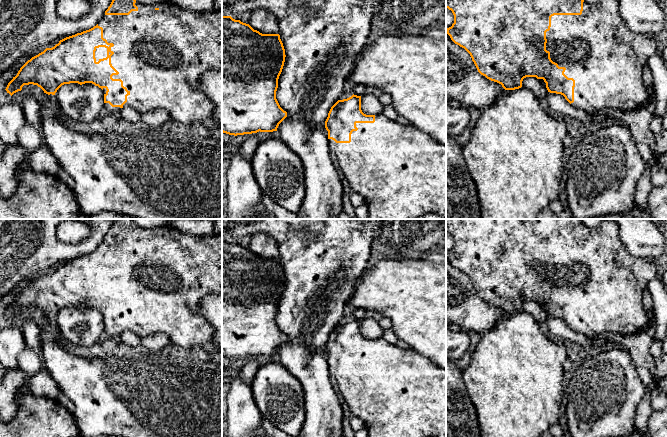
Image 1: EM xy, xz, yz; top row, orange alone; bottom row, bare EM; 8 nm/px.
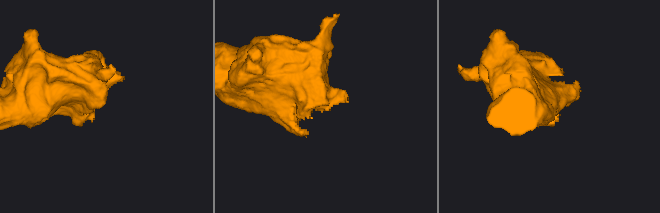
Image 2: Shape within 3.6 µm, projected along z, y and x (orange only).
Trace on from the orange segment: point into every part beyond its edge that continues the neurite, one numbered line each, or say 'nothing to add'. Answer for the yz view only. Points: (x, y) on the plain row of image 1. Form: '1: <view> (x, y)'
1: yz (605, 282)

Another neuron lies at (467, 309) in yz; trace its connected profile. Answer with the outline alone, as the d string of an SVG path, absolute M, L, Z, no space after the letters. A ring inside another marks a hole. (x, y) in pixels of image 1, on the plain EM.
M446 255L446 326L456 324L482 336L504 315L501 308L478 296L470 278L455 268Z

